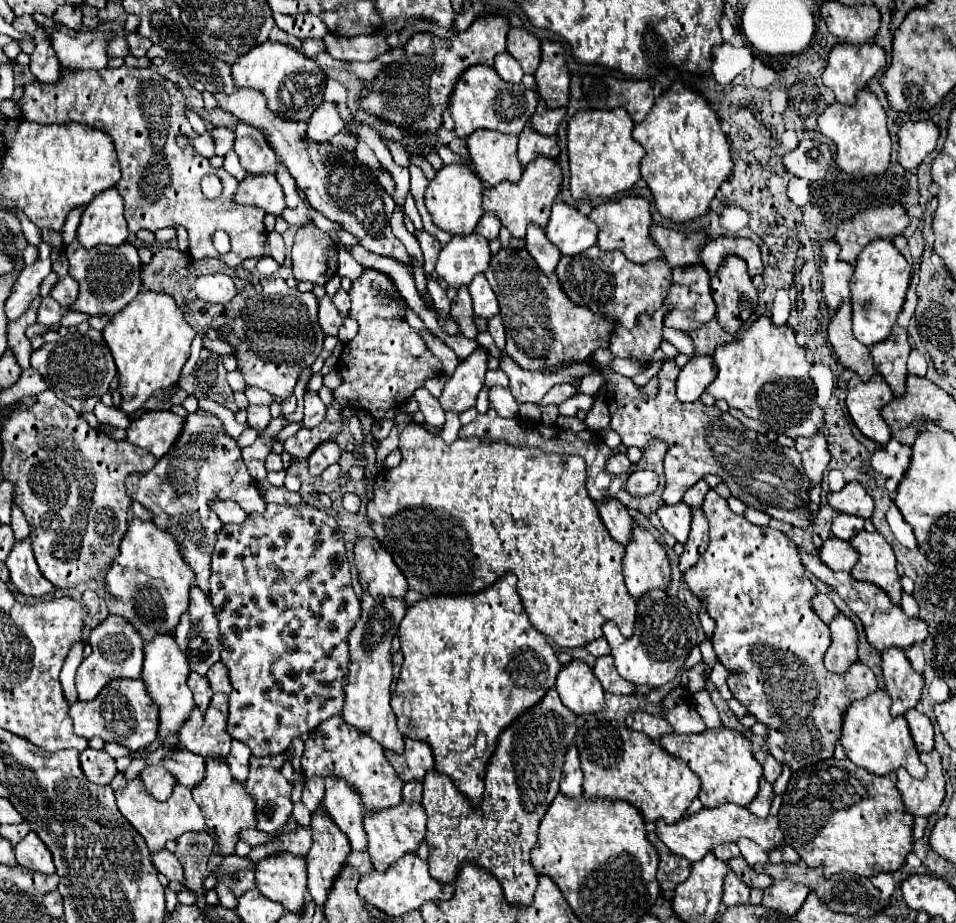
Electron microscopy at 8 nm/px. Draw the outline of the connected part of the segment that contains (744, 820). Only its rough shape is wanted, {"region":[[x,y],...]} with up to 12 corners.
{"region":[[746,807],[700,809],[656,835],[676,855],[700,861],[718,843],[748,837],[782,843],[778,817]]}

